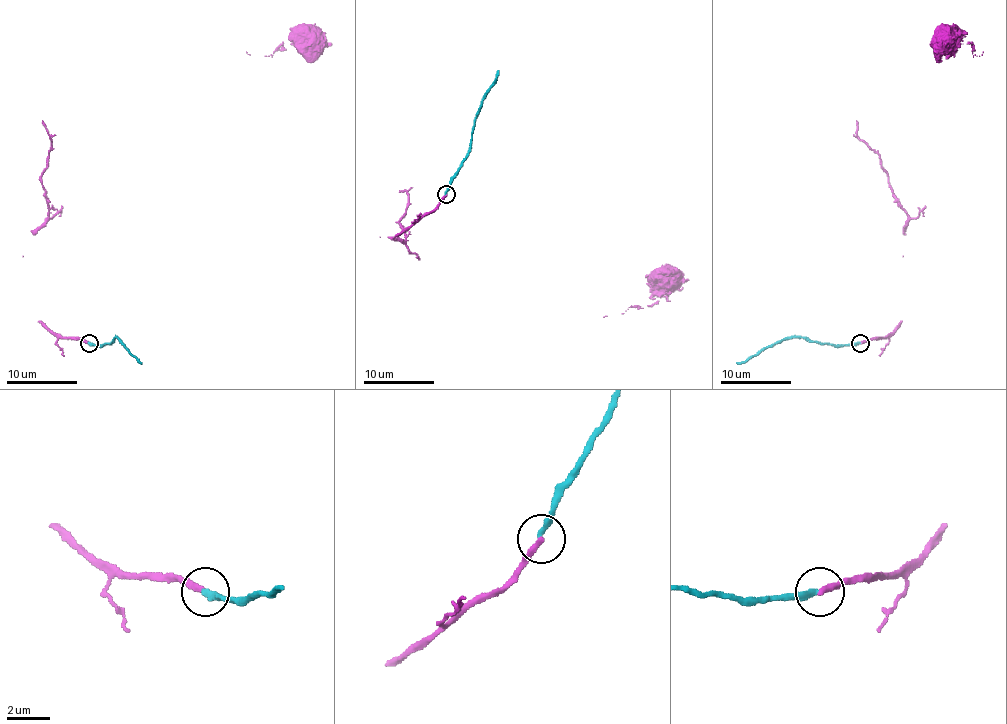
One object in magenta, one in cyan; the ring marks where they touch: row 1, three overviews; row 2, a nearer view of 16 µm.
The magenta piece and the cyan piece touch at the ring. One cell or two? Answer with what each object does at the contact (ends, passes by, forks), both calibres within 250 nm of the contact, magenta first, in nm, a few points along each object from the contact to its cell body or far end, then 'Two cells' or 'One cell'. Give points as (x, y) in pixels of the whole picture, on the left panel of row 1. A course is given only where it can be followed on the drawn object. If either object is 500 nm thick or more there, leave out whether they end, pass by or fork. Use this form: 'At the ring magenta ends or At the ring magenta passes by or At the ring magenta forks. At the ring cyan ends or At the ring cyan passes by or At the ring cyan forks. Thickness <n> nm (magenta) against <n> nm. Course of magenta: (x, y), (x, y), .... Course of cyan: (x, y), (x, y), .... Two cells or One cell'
At the ring magenta ends. At the ring cyan ends. Thickness 280 nm (magenta) against 280 nm. Course of magenta: (88, 343), (78, 336), (248, 54), (269, 56), (283, 44), (301, 40), (317, 44), (312, 44). Course of cyan: (88, 343), (109, 343), (116, 338), (141, 364). Two cells

